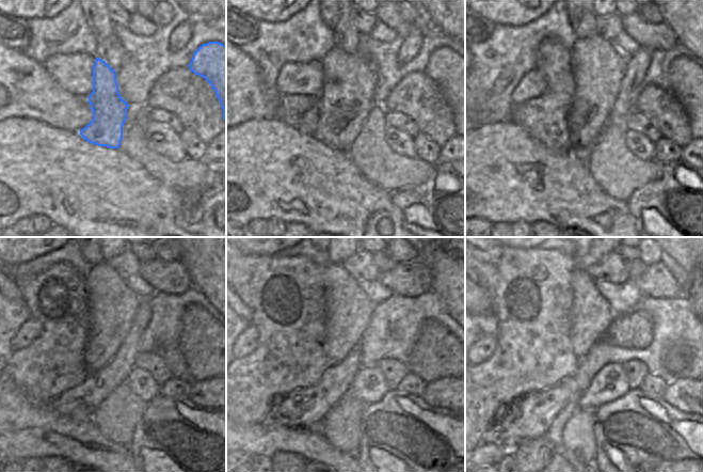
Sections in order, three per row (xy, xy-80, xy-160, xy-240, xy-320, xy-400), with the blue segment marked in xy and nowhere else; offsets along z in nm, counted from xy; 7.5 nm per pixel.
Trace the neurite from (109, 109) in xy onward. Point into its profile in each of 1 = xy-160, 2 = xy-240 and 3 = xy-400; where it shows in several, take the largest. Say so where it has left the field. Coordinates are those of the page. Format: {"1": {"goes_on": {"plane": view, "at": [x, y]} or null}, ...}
{"1": {"goes_on": {"plane": "xy-160", "at": [597, 66]}}, "2": {"goes_on": {"plane": "xy-240", "at": [112, 305]}}, "3": {"goes_on": {"plane": "xy-400", "at": [591, 315]}}}

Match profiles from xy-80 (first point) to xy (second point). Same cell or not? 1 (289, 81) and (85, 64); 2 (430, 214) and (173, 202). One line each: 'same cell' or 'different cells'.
1: same cell
2: different cells

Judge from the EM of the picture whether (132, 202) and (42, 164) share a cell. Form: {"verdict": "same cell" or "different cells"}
{"verdict": "same cell"}

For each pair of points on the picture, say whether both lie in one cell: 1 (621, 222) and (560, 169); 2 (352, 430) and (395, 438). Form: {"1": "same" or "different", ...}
{"1": "same", "2": "different"}

